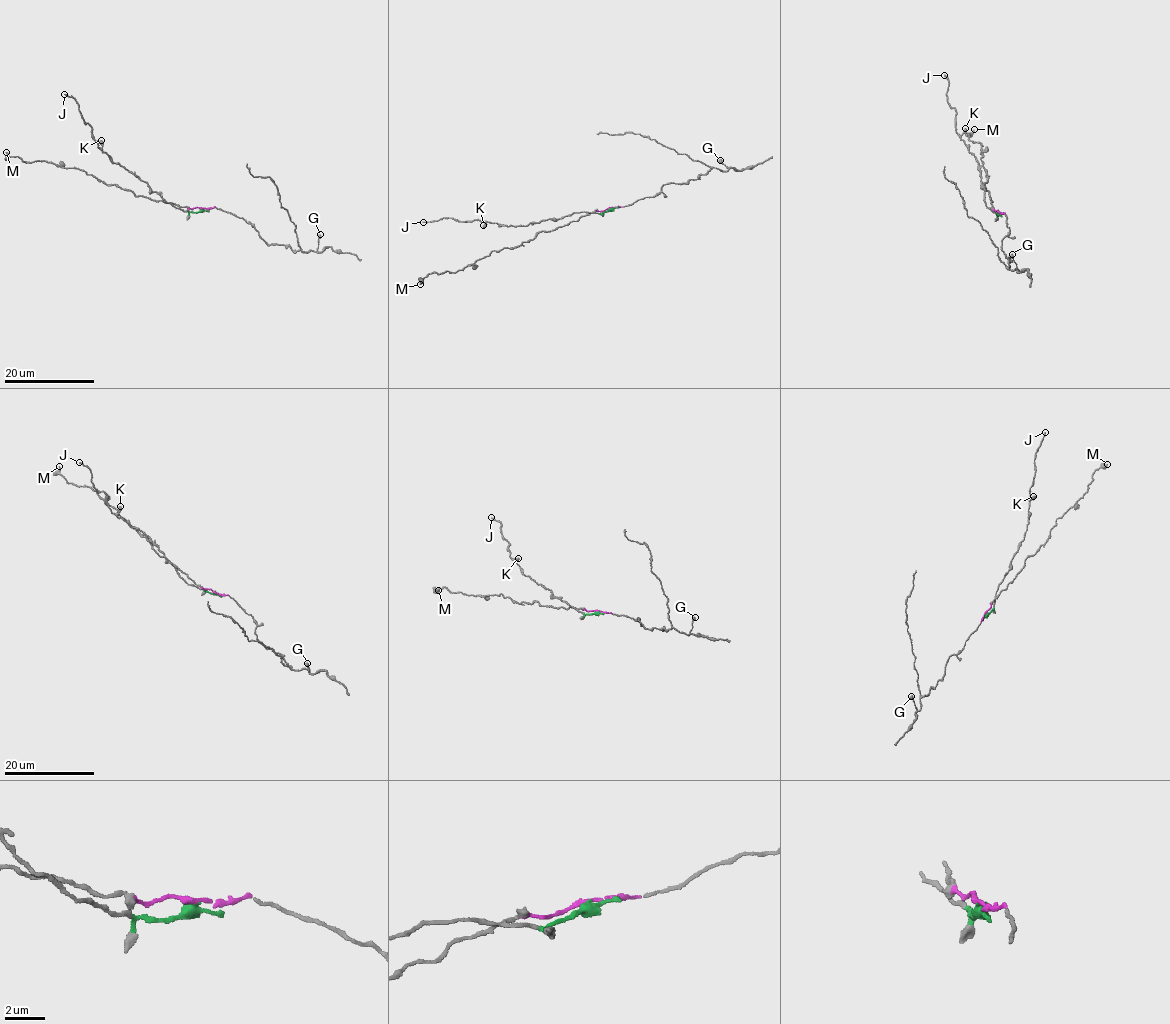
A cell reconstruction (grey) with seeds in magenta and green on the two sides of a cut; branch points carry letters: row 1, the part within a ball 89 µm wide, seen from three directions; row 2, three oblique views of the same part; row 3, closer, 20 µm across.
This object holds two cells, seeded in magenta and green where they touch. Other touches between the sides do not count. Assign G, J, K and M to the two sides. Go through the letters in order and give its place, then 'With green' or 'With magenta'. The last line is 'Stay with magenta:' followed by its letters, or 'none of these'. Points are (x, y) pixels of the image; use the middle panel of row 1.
G: Place: (720, 160). With magenta
J: Place: (423, 222). With green
K: Place: (483, 225). With green
M: Place: (420, 284). With magenta
Stay with magenta: G, M

